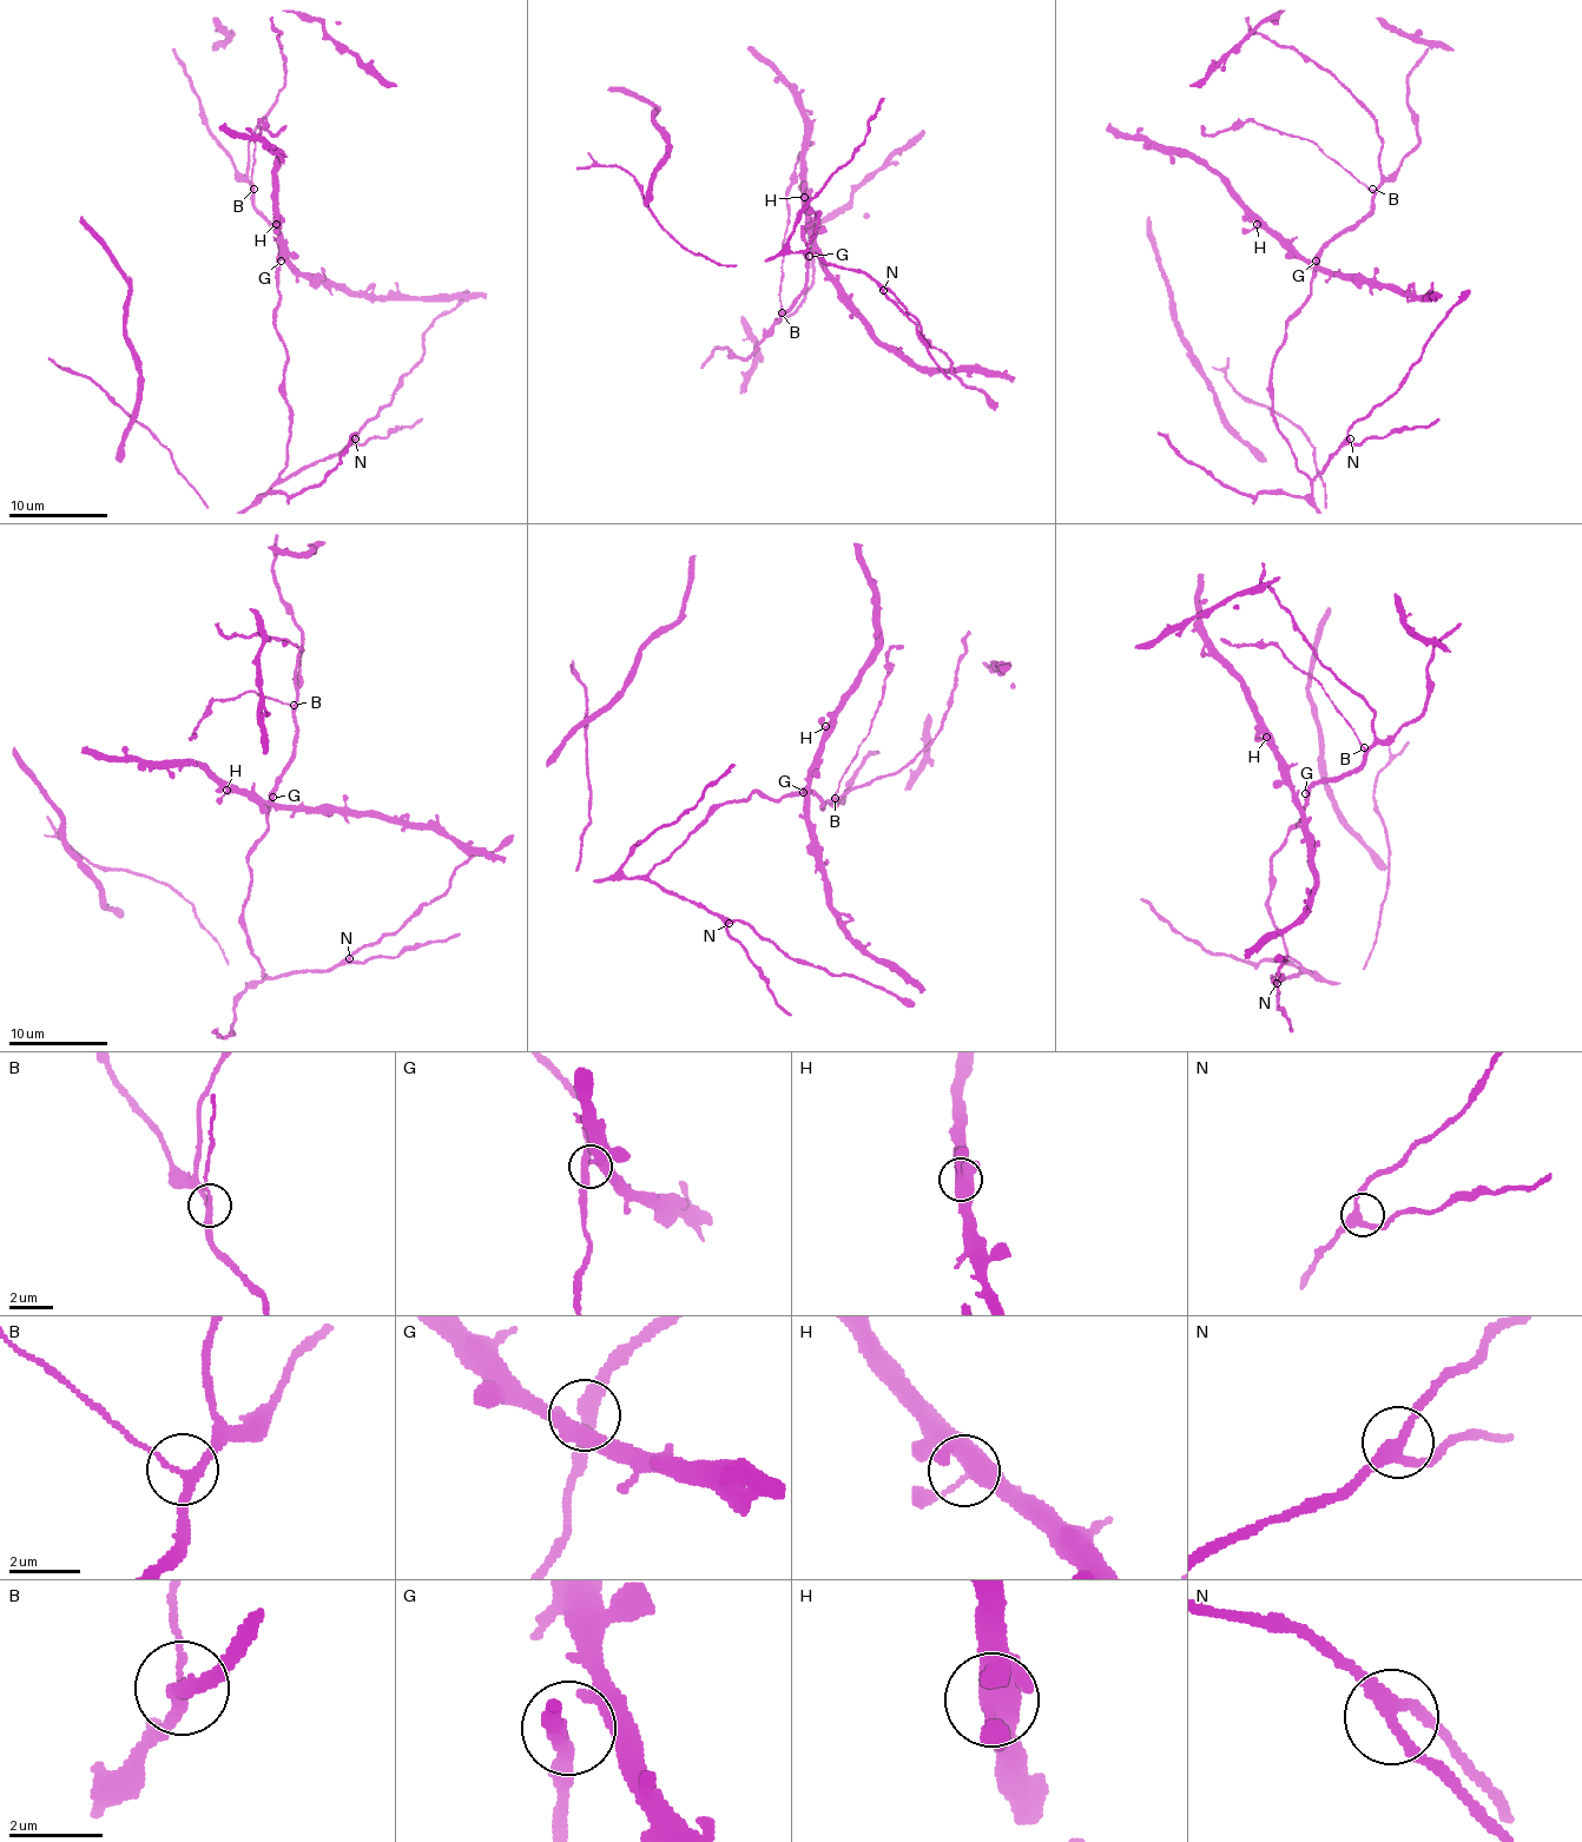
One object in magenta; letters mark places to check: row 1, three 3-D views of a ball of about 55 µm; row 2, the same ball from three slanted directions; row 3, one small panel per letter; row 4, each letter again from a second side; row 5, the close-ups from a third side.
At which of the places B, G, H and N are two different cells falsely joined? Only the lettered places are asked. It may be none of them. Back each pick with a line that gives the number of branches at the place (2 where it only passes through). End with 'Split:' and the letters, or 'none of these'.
Split: none of these

